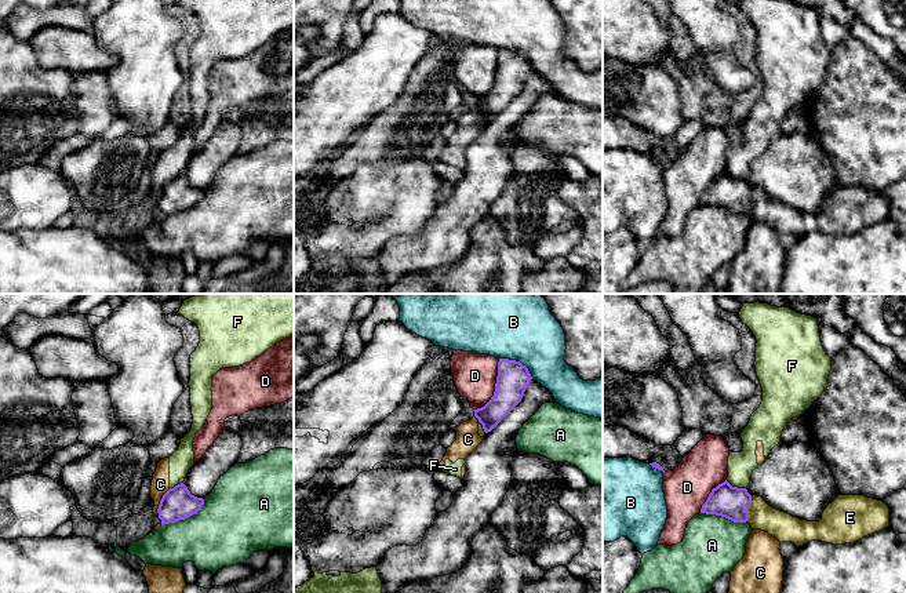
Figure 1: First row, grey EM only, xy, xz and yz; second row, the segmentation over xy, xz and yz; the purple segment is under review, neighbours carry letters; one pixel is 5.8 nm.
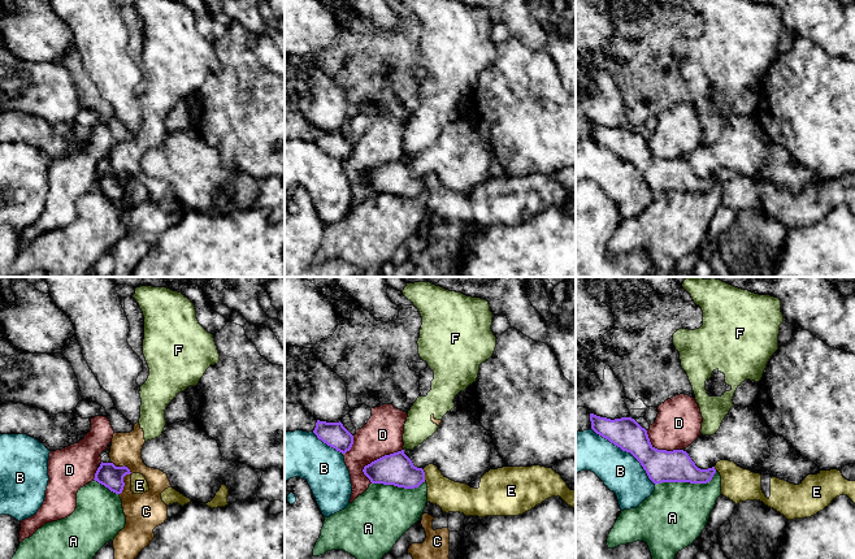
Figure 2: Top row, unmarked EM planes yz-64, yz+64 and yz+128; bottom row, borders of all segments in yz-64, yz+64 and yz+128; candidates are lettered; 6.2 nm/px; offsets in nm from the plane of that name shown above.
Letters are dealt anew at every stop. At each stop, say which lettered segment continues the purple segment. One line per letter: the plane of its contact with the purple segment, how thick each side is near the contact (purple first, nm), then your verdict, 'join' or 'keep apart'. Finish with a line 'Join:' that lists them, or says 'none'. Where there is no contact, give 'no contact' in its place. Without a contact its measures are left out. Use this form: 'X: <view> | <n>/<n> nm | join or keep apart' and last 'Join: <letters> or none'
A: xy | 190/400 nm | keep apart
B: xz | 190/320 nm | keep apart
C: xy | 190/110 nm | keep apart
D: xz | 190/260 nm | keep apart
E: yz | 190/160 nm | join
F: yz | 190/160 nm | keep apart
Join: E

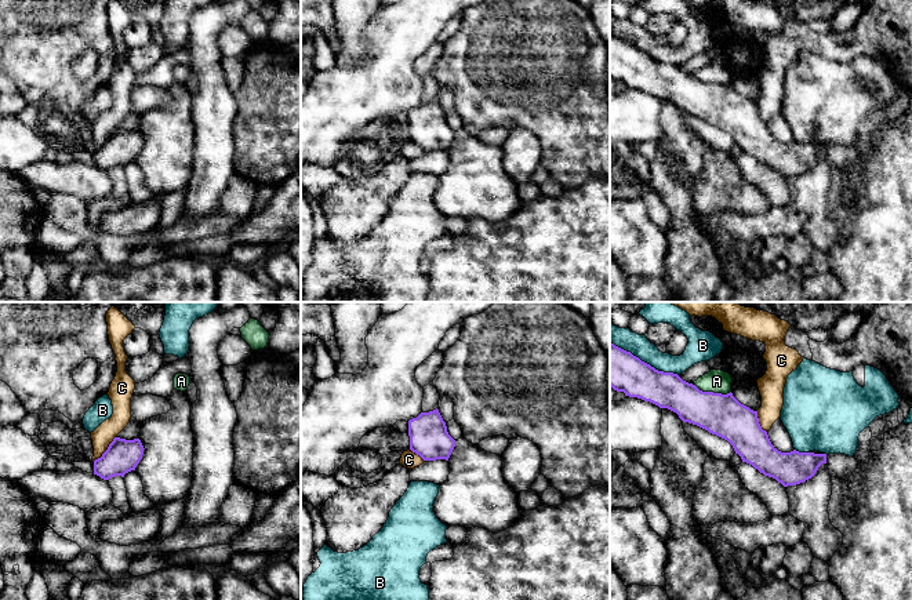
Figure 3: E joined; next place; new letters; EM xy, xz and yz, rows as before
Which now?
A: yz | 240/140 nm | keep apart
B: yz | 240/120 nm | keep apart
C: xy | 190/120 nm | keep apart
Join: none

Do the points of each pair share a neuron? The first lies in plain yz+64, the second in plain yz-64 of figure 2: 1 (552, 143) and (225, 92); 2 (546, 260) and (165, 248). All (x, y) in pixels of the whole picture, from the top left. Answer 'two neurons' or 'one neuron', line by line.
1: one neuron
2: one neuron

